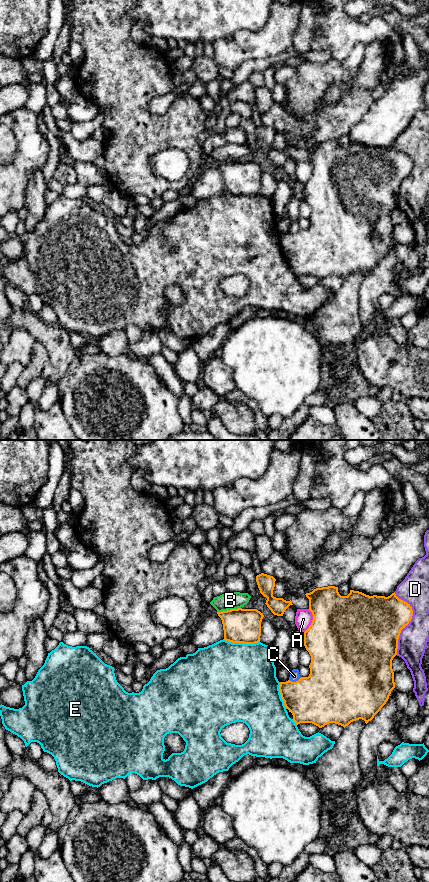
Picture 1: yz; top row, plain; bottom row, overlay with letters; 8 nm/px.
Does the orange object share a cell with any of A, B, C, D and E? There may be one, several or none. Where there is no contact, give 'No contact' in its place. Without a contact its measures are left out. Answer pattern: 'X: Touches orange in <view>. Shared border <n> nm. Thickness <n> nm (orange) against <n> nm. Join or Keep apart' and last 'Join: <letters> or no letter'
A: Touches orange in yz. Shared border 200 nm. Thickness 500 nm (orange) against 140 nm. Keep apart
B: Touches orange in yz. Shared border 200 nm. Thickness 280 nm (orange) against 140 nm. Keep apart
C: Touches orange in yz. Shared border 110 nm. Thickness 420 nm (orange) against 80 nm. Keep apart
D: Touches orange in yz. Shared border 500 nm. Thickness 400 nm (orange) against 240 nm. Keep apart
E: Touches orange in yz. Shared border 300 nm. Thickness 280 nm (orange) against 480 nm. Keep apart
Join: no letter

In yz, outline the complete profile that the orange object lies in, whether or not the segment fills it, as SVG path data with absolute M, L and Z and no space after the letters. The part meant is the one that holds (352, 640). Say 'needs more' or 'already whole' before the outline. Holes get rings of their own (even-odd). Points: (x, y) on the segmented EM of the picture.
already whole | M328 586L316 588L305 595L313 615L311 625L304 632L304 646L311 656L310 674L296 682L280 682L279 690L284 705L292 713L296 725L312 723L322 728L335 723L345 728L359 719L367 724L386 704L395 688L392 660L397 655L401 630L412 619L412 607L399 599L395 592L385 597L350 590L347 596L341 596L338 587Z

